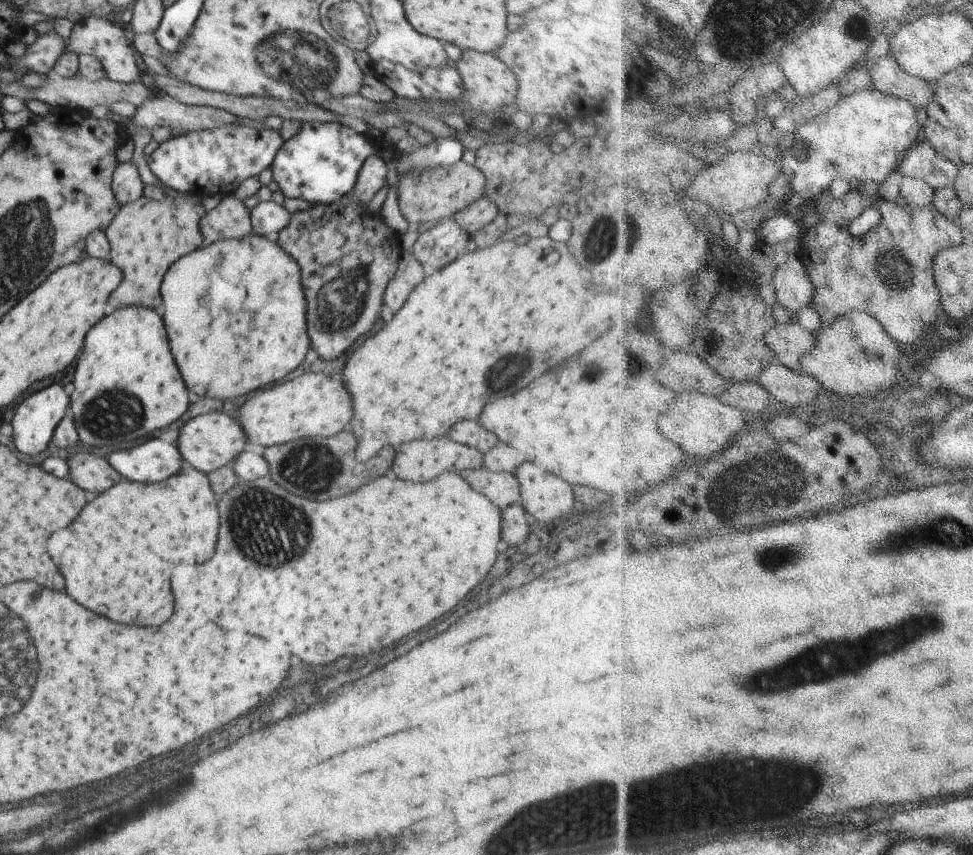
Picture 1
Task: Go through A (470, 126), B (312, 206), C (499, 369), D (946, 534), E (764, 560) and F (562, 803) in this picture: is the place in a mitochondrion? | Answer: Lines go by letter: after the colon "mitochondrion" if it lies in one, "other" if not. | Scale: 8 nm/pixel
A: other
B: other
C: mitochondrion
D: mitochondrion
E: mitochondrion
F: mitochondrion

